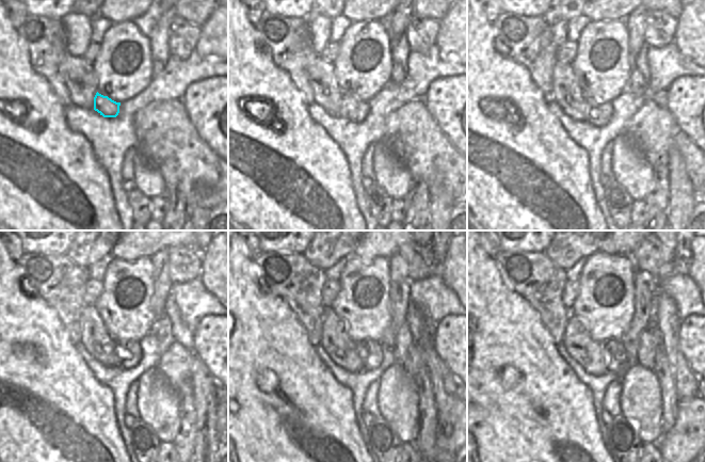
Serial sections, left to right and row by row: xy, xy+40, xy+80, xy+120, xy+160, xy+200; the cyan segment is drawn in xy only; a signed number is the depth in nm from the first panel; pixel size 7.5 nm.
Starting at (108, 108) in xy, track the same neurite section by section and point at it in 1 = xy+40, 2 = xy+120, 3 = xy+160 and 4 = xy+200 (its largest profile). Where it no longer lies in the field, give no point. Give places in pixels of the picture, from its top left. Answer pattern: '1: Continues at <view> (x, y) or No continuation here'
1: Continues at xy+40 (351, 108)
2: Continues at xy+120 (129, 352)
3: Continues at xy+160 (371, 353)
4: Continues at xy+200 (616, 355).

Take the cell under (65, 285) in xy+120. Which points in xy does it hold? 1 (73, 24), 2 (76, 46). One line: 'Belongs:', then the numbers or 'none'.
Belongs: none

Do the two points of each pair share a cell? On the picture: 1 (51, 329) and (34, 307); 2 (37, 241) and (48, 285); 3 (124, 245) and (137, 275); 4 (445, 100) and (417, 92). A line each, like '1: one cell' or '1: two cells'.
1: one cell
2: two cells
3: two cells
4: two cells

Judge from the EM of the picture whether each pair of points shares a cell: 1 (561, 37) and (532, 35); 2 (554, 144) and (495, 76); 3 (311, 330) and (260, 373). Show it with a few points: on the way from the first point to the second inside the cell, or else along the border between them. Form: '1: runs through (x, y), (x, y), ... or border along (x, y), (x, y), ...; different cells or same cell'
1: border along (549, 26), (551, 38), (557, 48); different cells
2: runs through (536, 127), (509, 93); same cell
3: border along (294, 312), (306, 332), (308, 340), (315, 346); different cells

